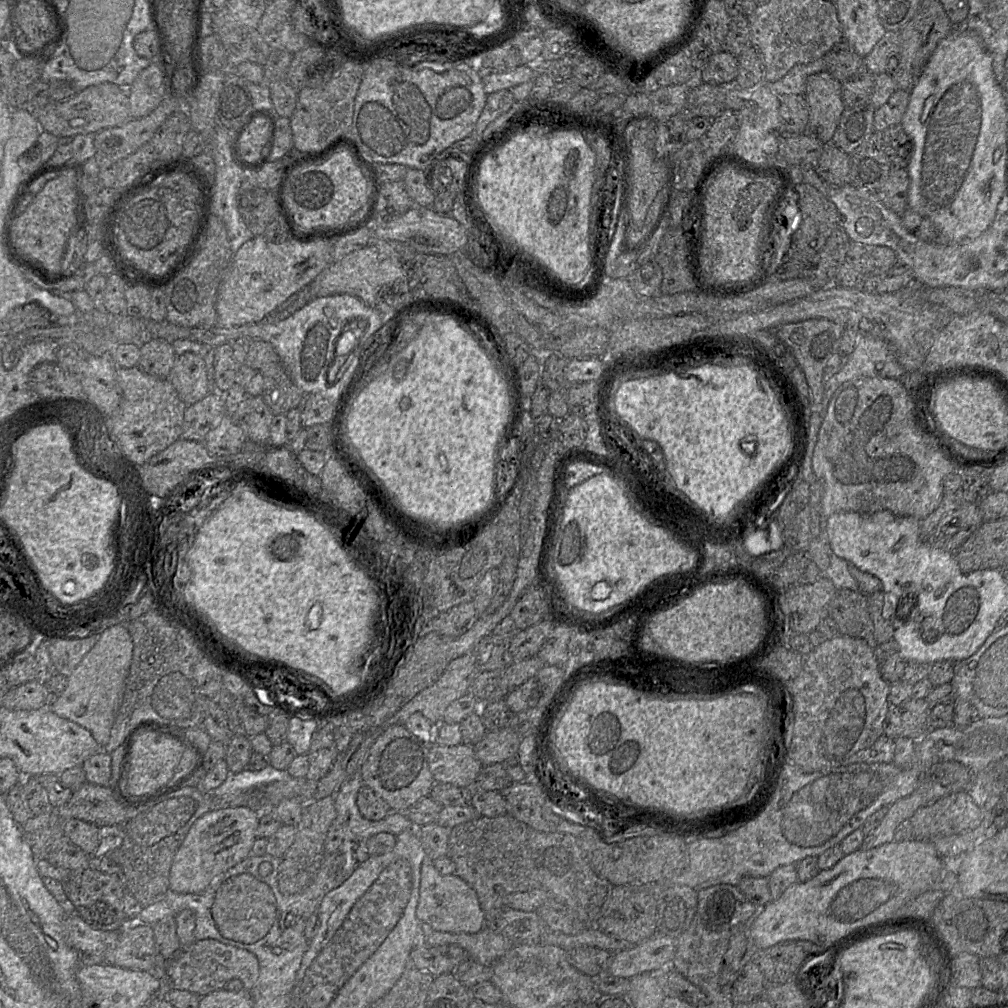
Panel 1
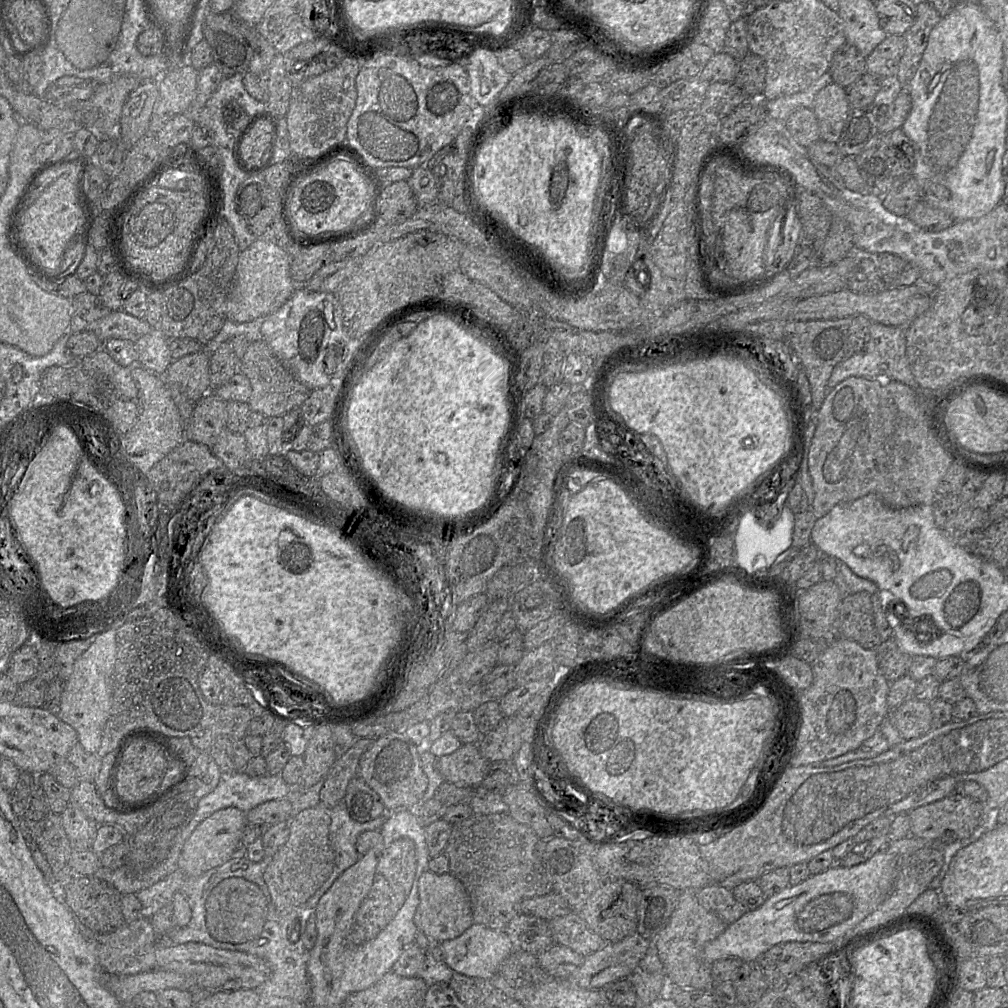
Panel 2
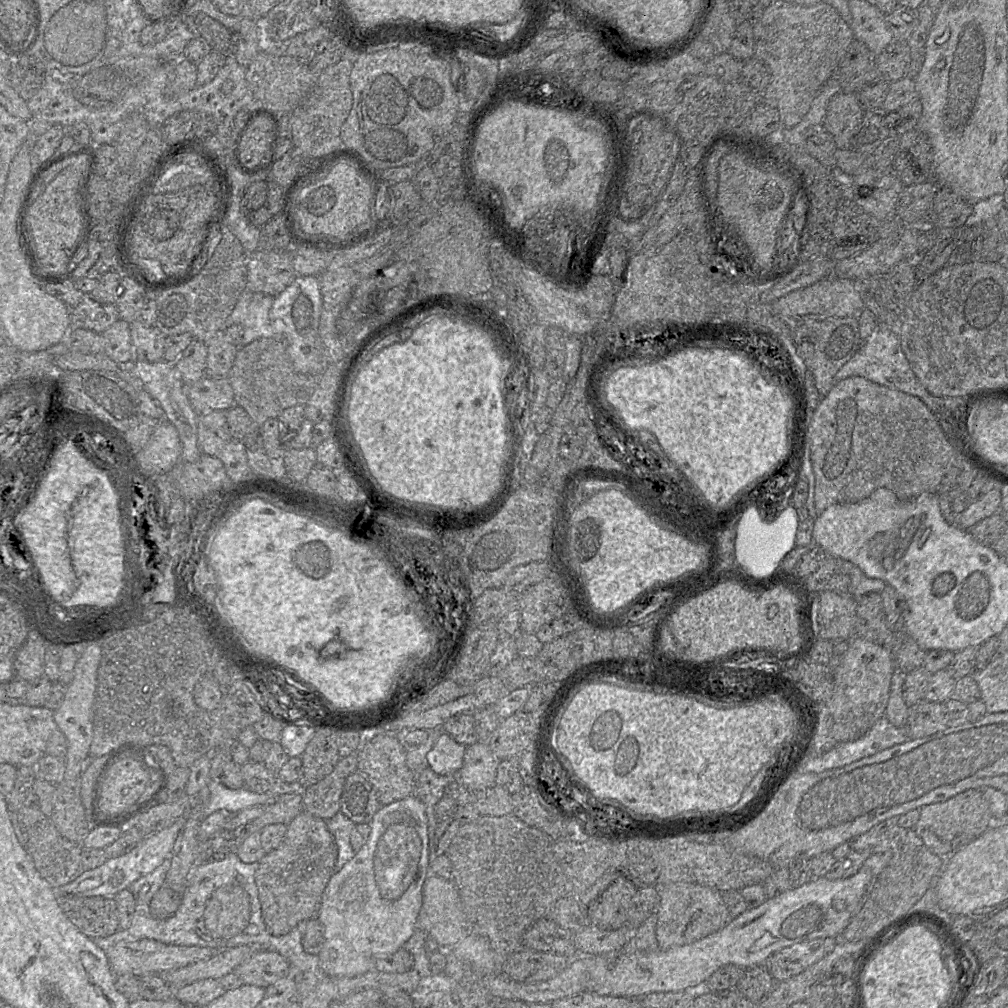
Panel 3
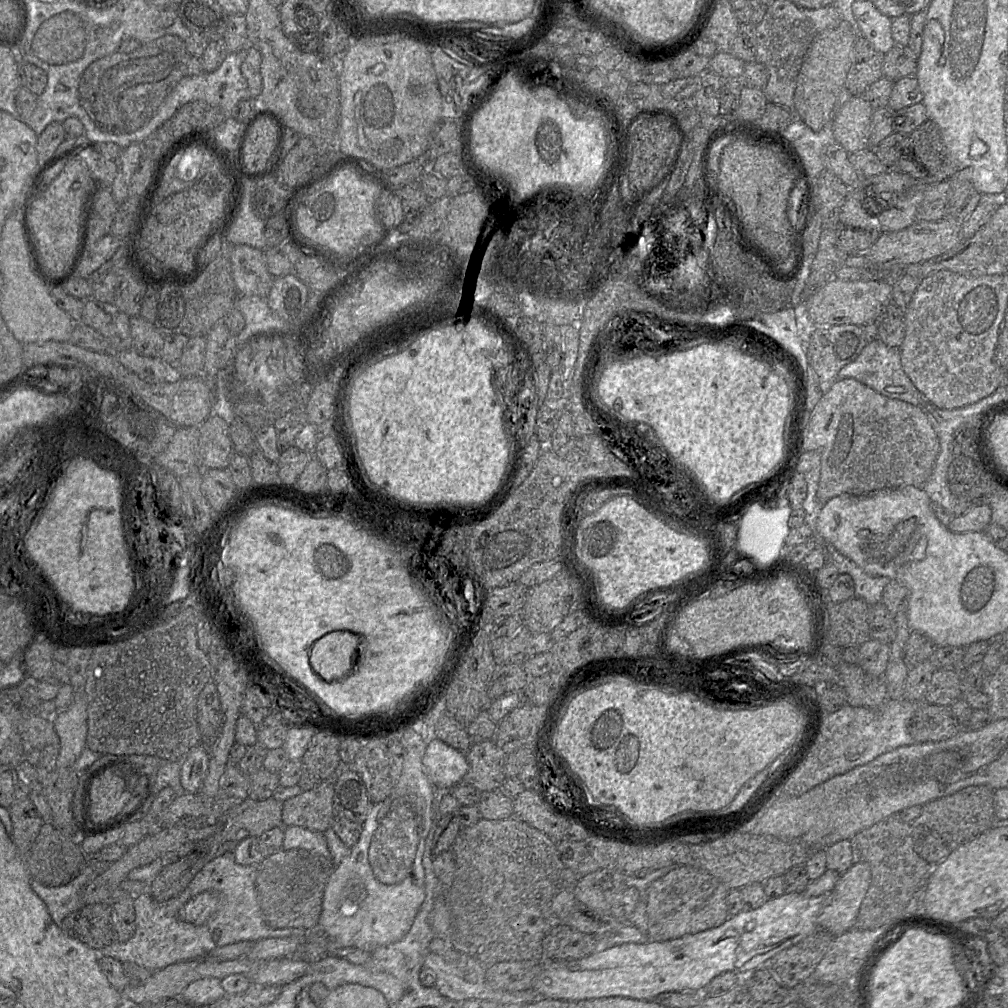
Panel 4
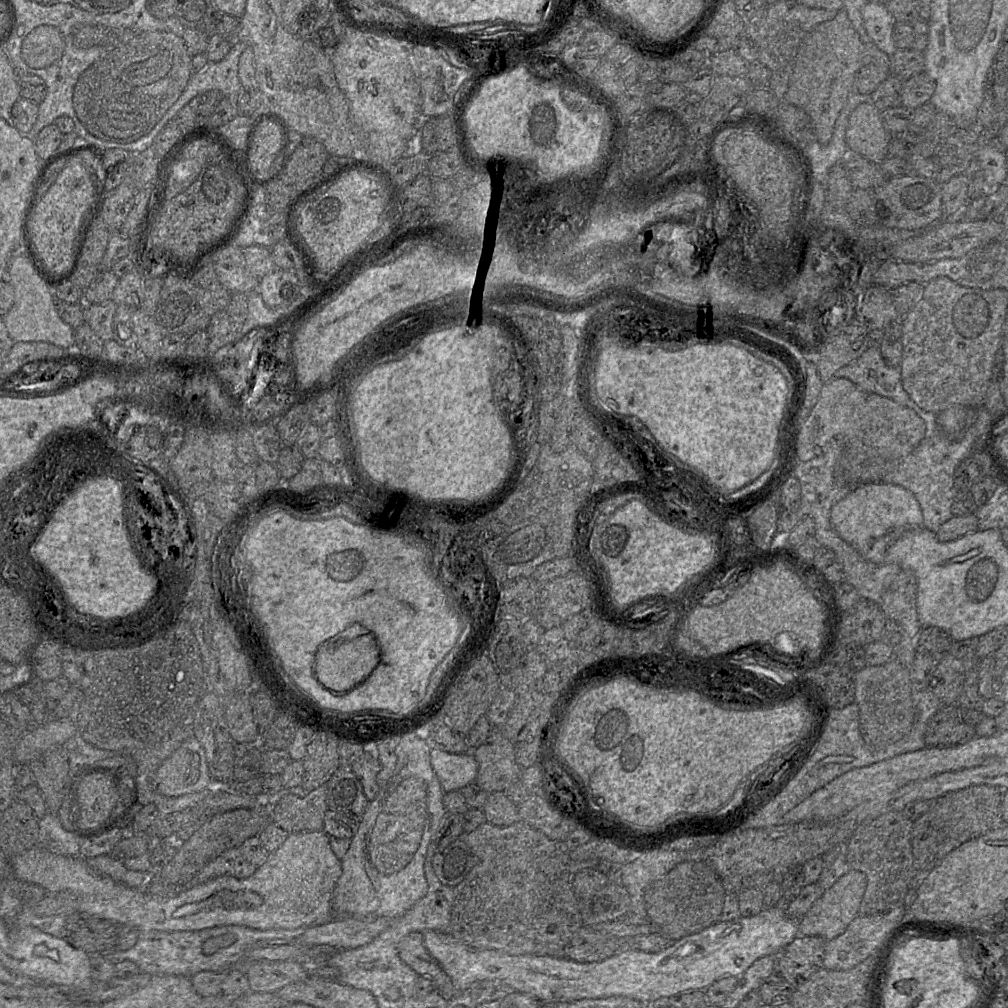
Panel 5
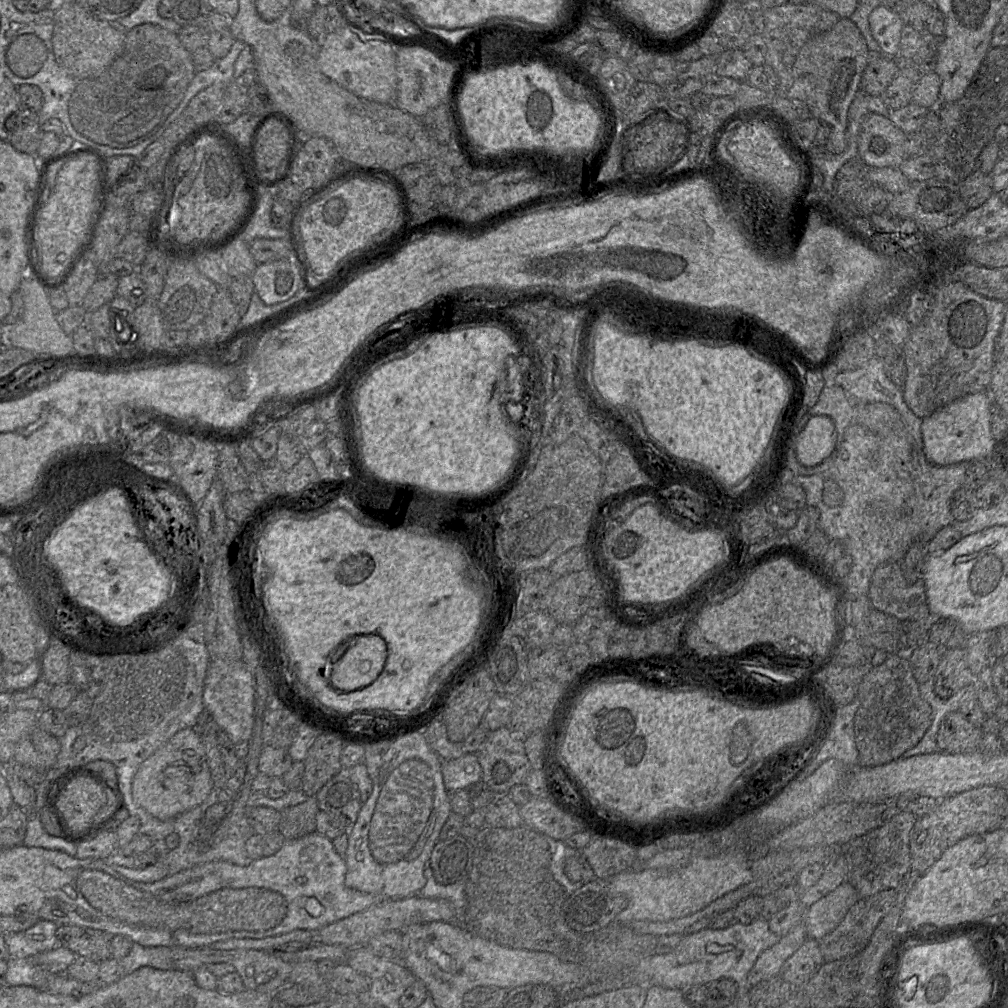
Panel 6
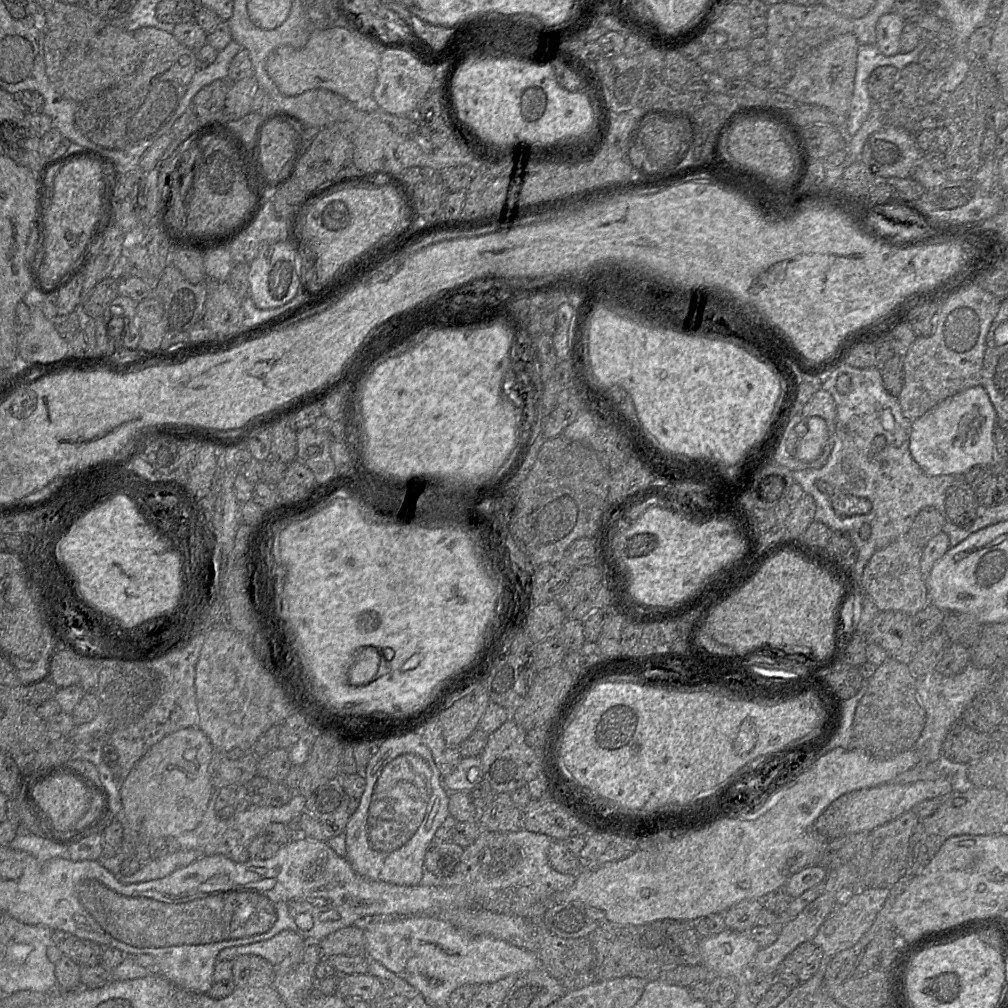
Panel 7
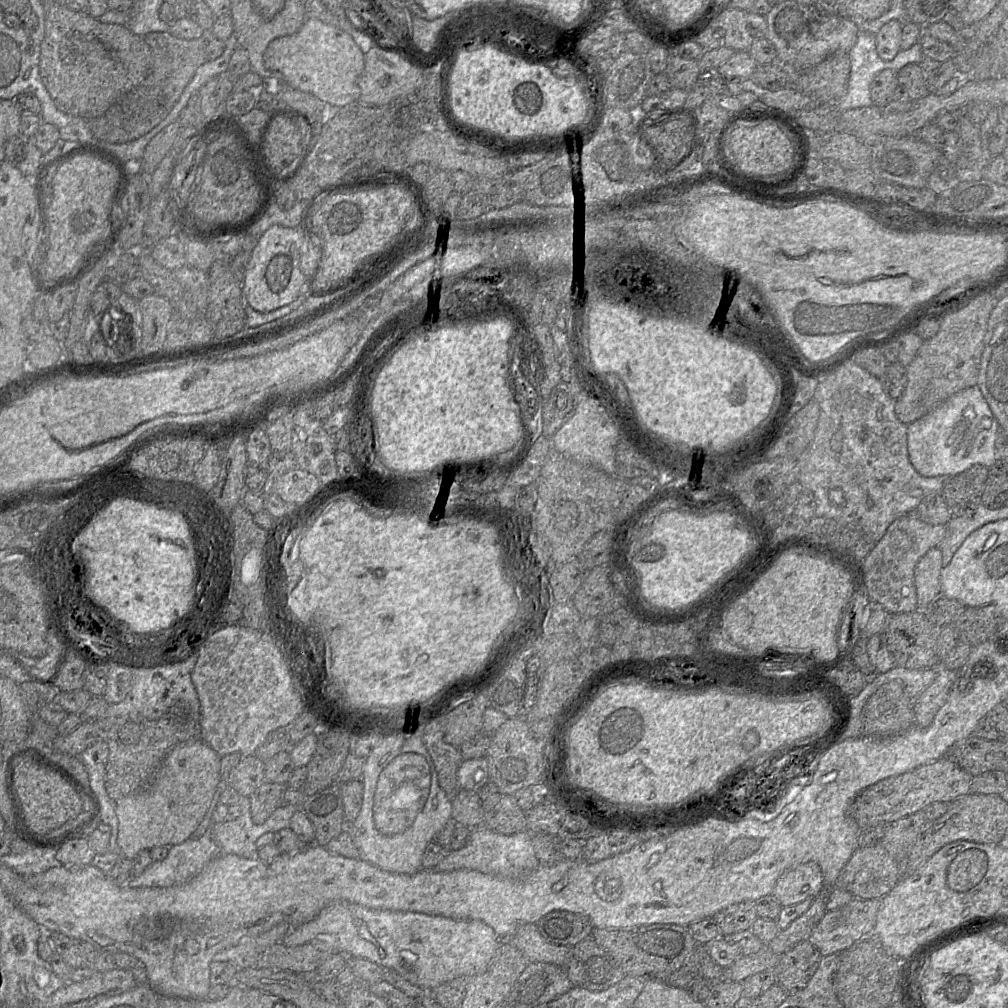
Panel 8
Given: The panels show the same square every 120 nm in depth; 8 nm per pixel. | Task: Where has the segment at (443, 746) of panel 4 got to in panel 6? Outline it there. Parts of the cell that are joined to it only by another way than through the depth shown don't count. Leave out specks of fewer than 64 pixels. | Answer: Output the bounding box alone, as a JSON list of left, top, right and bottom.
[442,753,482,792]

